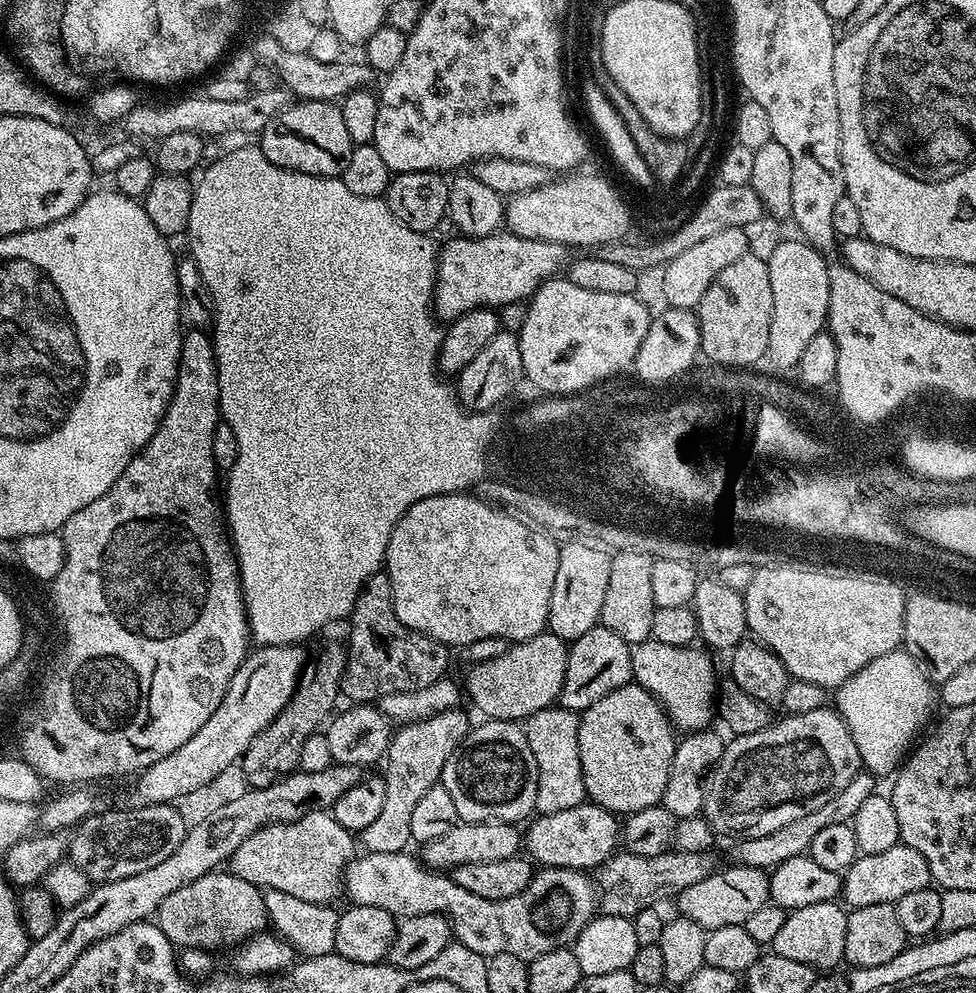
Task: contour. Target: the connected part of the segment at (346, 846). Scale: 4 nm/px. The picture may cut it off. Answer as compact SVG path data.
M331 811L311 812L289 824L268 824L250 834L234 850L230 872L245 885L253 884L256 890L294 894L294 898L311 904L332 904L342 896L344 868L357 855L357 837L338 826Z

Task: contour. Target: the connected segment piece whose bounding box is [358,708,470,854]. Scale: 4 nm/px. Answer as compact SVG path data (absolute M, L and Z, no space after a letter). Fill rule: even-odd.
M451 708L442 714L415 720L413 724L402 724L395 729L388 744L388 769L383 769L382 772L386 782L386 803L375 822L370 822L366 830L358 833L364 852L402 852L409 847L407 844L413 843L410 821L414 815L414 805L418 803L418 798L422 798L422 794L426 794L426 790L430 790L430 786L441 783L446 762L454 754L456 747L468 737L468 716L460 711Z

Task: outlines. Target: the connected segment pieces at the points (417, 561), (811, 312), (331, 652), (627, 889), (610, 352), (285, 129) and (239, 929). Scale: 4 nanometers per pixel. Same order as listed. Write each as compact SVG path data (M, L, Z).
M467 491L431 496L422 498L422 502L414 502L414 506L410 506L410 510L406 510L406 514L402 514L400 521L394 526L384 555L384 563L392 587L394 614L398 614L400 621L410 626L415 632L426 634L438 643L449 646L455 646L455 644L466 646L470 642L478 642L478 638L494 638L495 636L506 638L510 642L534 638L548 627L550 596L554 594L554 577L558 574L560 544L552 541L547 534L549 534L547 531L525 522L519 515L502 507L493 506L487 499L481 499L476 494L469 494Z
M795 238L796 240L784 240L781 244L776 244L772 248L772 253L767 253L768 269L770 270L770 294L774 294L774 306L772 307L772 317L770 318L770 342L768 343L768 354L771 361L775 361L776 370L795 369L798 358L802 358L802 350L806 350L806 346L810 343L810 338L817 336L819 332L825 331L828 323L828 303L830 302L830 278L828 277L829 261L825 259L821 253L817 252L811 244L803 239Z
M343 643L328 644L316 656L316 661L309 663L300 673L300 683L296 685L296 692L290 702L266 726L266 730L259 732L244 751L242 765L248 788L265 788L279 780L280 777L295 772L300 767L302 742L310 738L333 715L337 707L336 696L341 695L340 679L344 677L344 668L348 664L348 654Z
M620 850L606 862L599 865L594 872L594 882L597 886L598 906L601 913L606 916L625 916L632 919L642 910L659 905L660 900L665 897L674 898L684 889L689 889L697 882L702 882L703 878L709 876L716 870L716 864L711 857L711 853L669 850L658 855L638 855L627 850Z
M564 278L559 282L549 282L544 284L537 290L528 300L528 313L526 314L526 326L524 331L519 333L520 345L522 346L522 366L527 383L532 383L534 387L541 388L544 394L549 397L569 396L572 393L584 392L588 388L594 387L596 384L603 384L605 381L611 381L616 378L619 372L624 372L633 367L636 362L636 345L639 345L640 338L644 334L645 321L648 319L644 314L643 299L638 298L639 295L633 294L602 294L598 290L582 290L582 286L578 286L573 280Z
M300 100L288 105L268 121L258 136L258 147L286 170L311 176L343 177L346 162L350 162L352 139L346 130L339 107L330 100Z
M177 894L170 898L165 898L162 902L162 906L158 906L156 915L154 917L154 923L162 930L162 934L166 934L166 938L177 949L187 950L190 948L202 948L205 952L212 954L215 953L215 948L229 948L229 950L235 949L237 946L245 944L247 940L252 939L254 936L259 936L269 927L268 915L266 914L266 906L264 905L264 897L260 894L252 894L256 896L188 896L192 894Z

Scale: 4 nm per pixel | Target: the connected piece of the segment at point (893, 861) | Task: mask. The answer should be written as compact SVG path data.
M898 843L890 846L890 850L882 850L882 854L861 854L856 857L855 862L842 876L842 900L849 909L895 904L896 900L903 898L905 894L911 894L913 890L922 890L932 883L926 858L922 858L918 850Z

